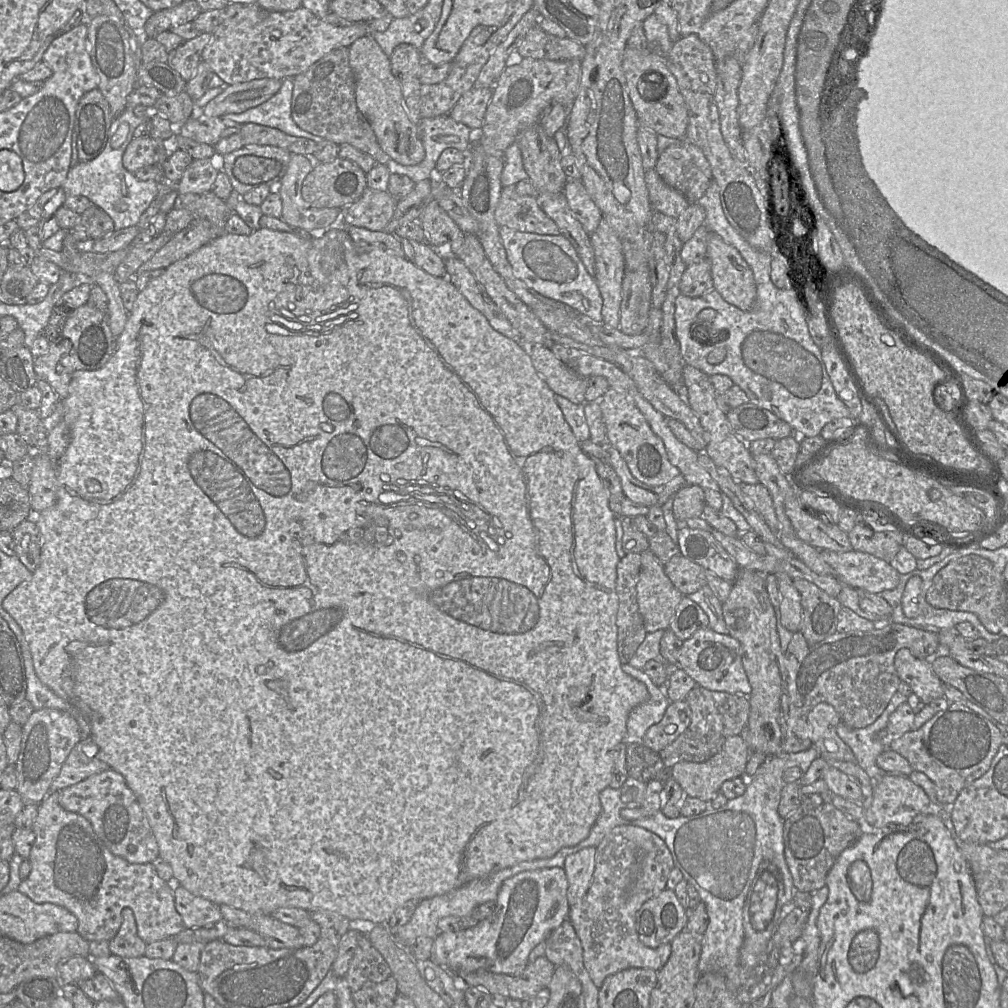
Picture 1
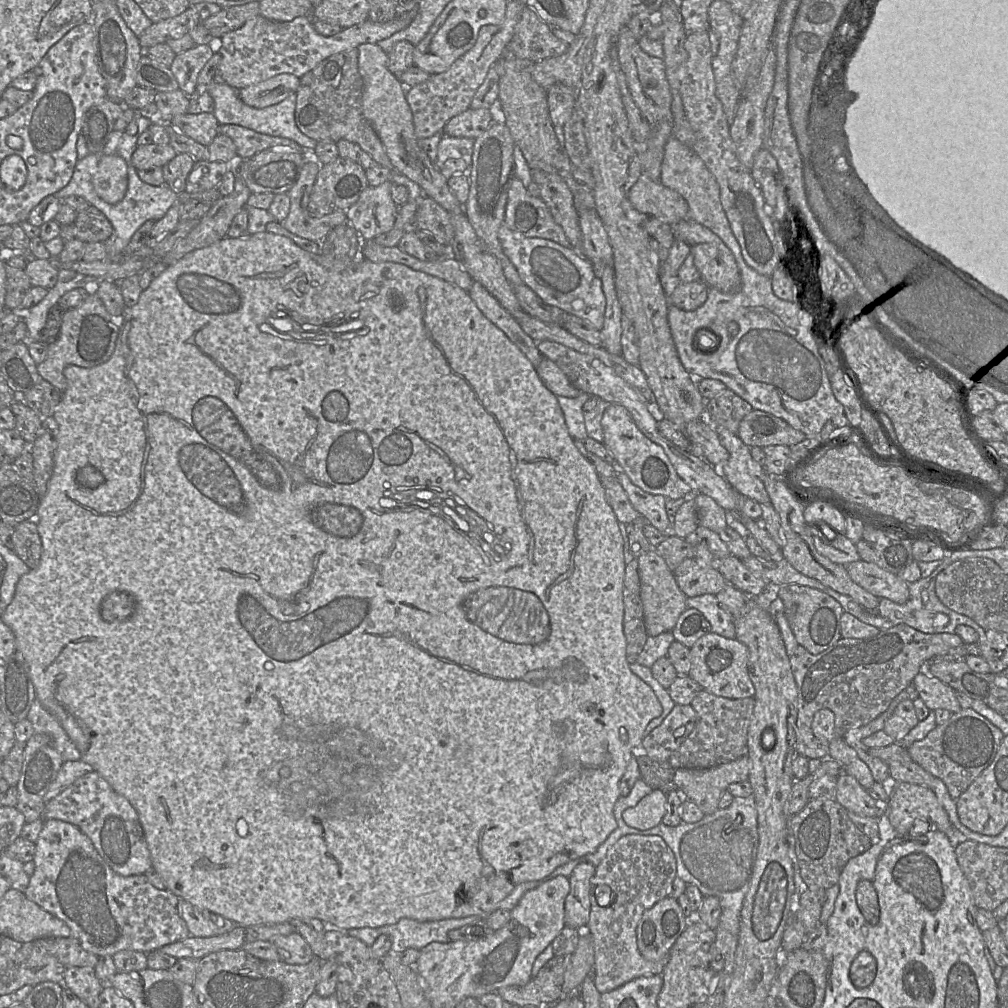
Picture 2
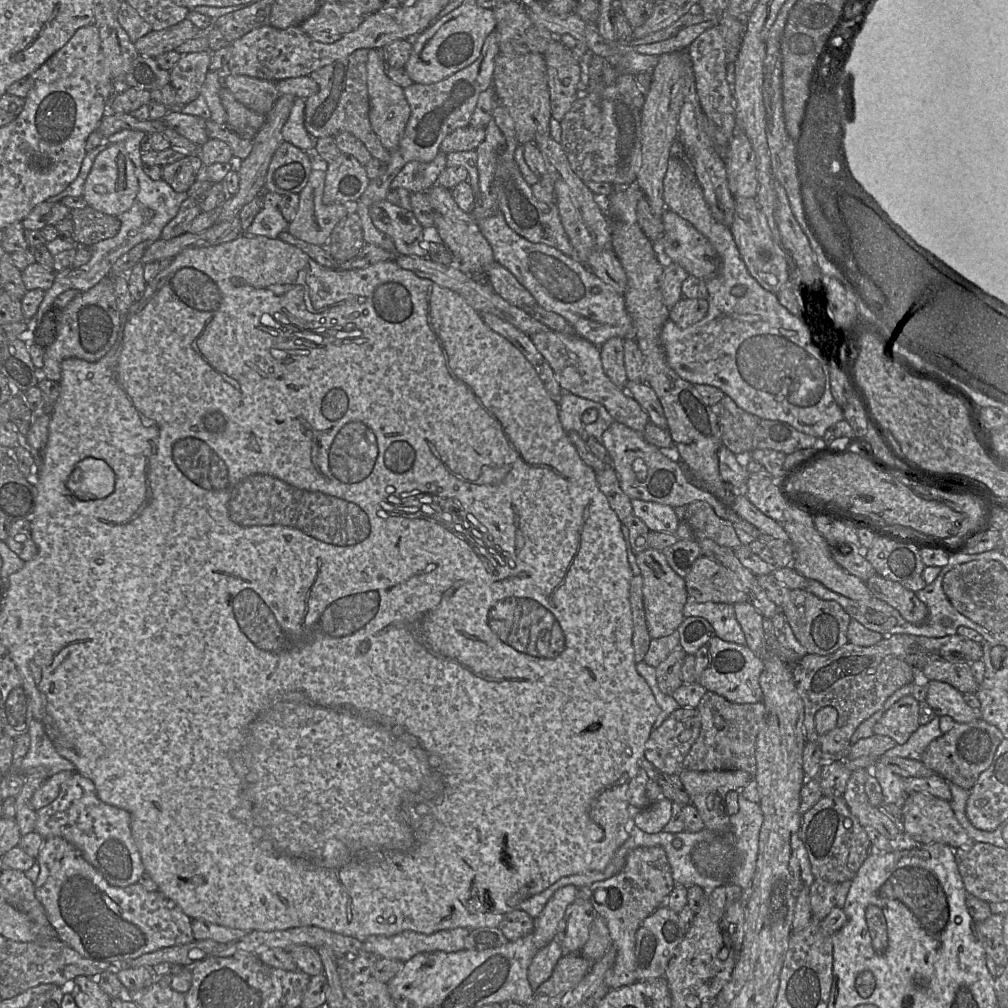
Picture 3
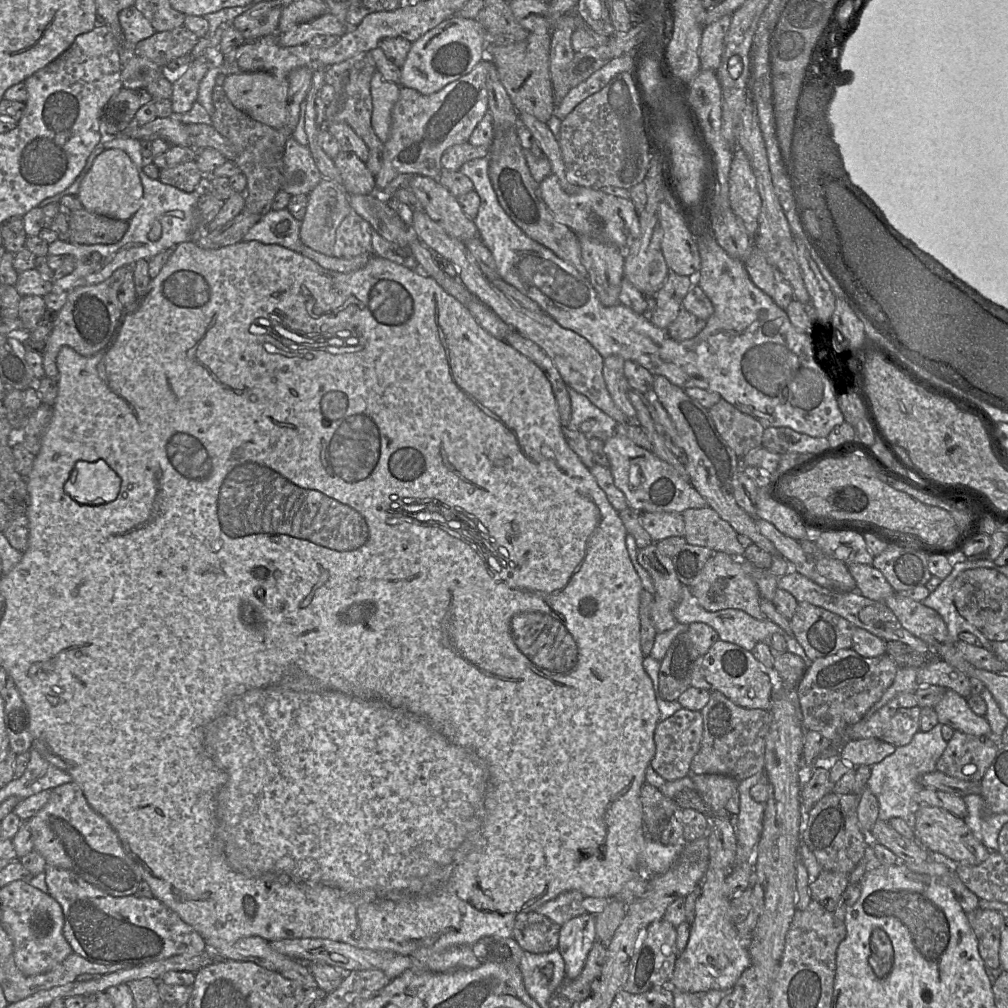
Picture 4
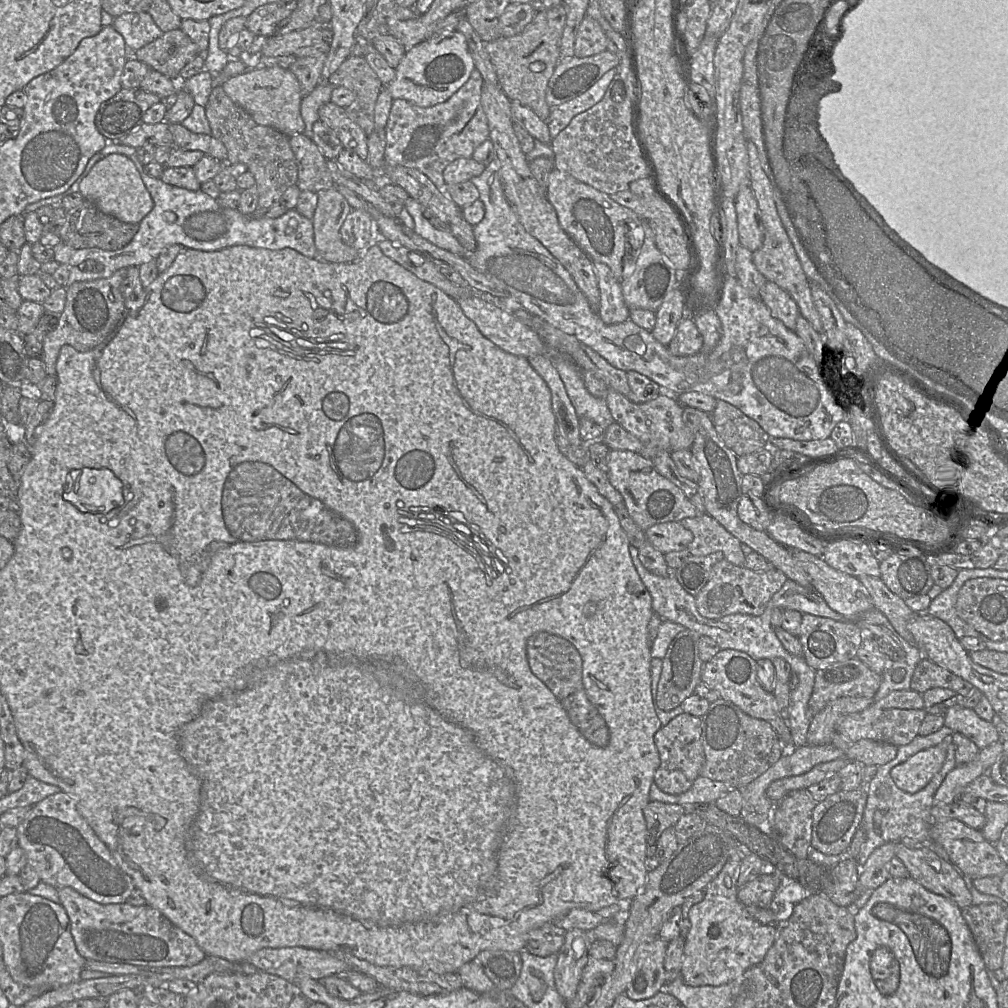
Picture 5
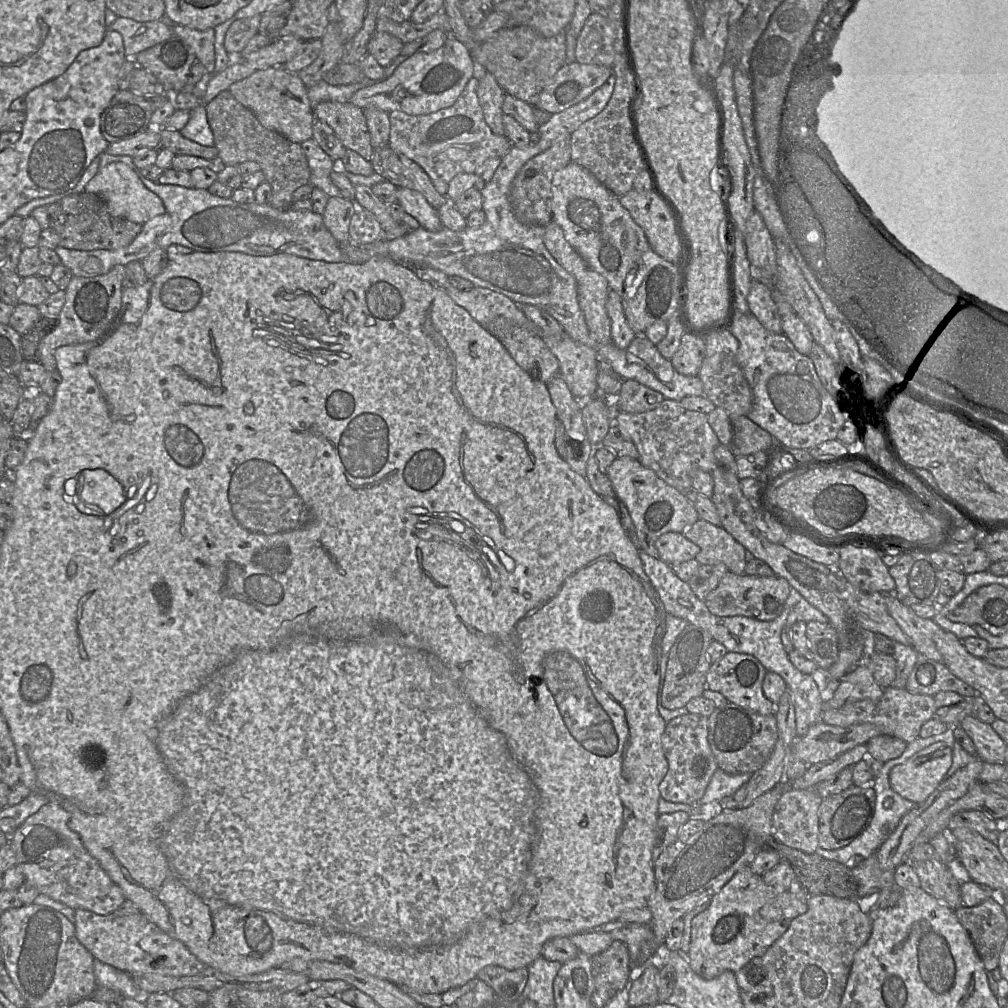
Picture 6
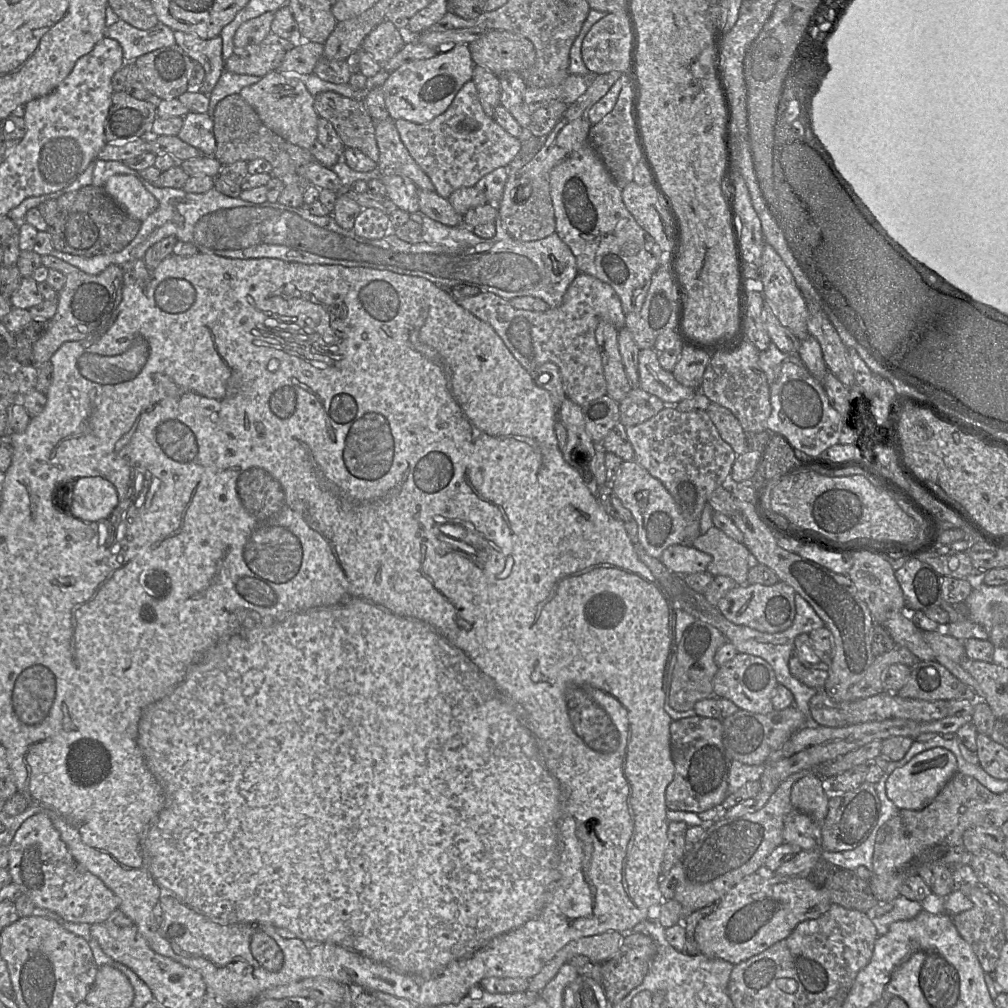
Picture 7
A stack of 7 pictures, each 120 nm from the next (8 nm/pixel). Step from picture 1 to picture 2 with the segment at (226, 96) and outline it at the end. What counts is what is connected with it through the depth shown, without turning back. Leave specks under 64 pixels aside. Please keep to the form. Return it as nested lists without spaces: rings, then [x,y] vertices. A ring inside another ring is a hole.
[[[283,73],[271,77],[265,81],[247,86],[238,90],[240,99],[248,106],[255,108],[265,108],[278,104],[286,99],[291,94],[296,94],[296,91],[300,85],[300,78],[292,74]]]

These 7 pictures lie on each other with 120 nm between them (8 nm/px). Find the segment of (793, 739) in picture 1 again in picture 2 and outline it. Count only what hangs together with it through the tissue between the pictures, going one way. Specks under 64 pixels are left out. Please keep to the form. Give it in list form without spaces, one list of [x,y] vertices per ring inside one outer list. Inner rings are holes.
[[[898,624],[867,638],[841,638],[816,655],[798,645],[789,657],[798,692],[797,755],[808,759],[832,759],[829,758],[829,742],[817,738],[812,730],[817,711],[823,708],[832,710],[835,714],[835,733],[843,737],[850,729],[864,726],[883,713],[934,656],[963,643],[956,633],[926,634],[907,624]]]

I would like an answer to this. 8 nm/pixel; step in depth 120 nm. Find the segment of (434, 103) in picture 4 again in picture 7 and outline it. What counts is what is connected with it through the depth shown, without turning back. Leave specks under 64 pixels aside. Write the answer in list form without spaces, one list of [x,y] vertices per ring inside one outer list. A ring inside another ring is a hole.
[[[473,81],[466,82],[448,109],[431,121],[417,124],[404,119],[397,119],[394,124],[410,156],[431,180],[434,191],[446,199],[460,188],[475,186],[482,177],[493,170],[500,167],[506,168],[518,155],[522,146],[518,138],[508,134],[492,117],[483,112]]]

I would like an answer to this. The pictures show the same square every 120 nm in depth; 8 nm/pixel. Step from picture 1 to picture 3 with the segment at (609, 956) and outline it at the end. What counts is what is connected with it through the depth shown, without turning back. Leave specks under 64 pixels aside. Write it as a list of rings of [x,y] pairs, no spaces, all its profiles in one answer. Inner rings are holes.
[[[654,846],[633,849],[617,874],[589,886],[589,900],[596,914],[606,920],[611,945],[617,952],[614,965],[605,975],[605,983],[610,990],[637,982],[635,957],[637,930],[645,918],[665,904],[674,885],[664,849]]]

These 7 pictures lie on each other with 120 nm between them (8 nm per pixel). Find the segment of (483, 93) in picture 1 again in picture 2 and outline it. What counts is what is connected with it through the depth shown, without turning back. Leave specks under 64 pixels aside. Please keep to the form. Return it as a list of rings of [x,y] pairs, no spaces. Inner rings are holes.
[[[468,108],[461,114],[451,118],[443,129],[443,134],[459,138],[476,139],[492,124],[490,109]]]

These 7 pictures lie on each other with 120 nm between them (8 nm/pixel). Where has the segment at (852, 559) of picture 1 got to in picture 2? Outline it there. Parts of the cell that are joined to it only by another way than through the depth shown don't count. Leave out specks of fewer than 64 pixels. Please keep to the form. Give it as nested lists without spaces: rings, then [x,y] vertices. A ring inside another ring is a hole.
[[[861,559],[845,567],[855,583],[876,597],[884,597],[897,604],[904,604],[908,601],[908,583],[896,574]]]

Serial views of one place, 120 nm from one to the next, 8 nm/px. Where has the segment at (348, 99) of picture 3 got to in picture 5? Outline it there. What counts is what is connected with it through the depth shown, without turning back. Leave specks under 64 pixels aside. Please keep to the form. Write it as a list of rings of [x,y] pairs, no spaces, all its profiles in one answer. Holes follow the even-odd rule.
[[[352,54],[330,75],[328,83],[333,87],[344,87],[355,93],[355,100],[345,110],[369,136],[375,129],[375,104],[384,85],[364,55]]]

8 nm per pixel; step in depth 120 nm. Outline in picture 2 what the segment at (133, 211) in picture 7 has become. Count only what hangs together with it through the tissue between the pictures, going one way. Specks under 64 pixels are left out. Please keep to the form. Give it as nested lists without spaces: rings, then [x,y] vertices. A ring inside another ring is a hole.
[[[116,155],[104,157],[93,175],[93,186],[97,195],[105,202],[120,202],[128,188],[126,162]]]

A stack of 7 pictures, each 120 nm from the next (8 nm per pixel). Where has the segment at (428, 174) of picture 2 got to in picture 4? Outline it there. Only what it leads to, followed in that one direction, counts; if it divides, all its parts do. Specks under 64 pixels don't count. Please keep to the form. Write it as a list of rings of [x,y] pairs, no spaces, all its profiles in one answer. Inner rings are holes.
[[[376,70],[371,80],[372,127],[378,138],[385,143],[389,137],[392,109],[399,98],[401,86],[384,79]]]

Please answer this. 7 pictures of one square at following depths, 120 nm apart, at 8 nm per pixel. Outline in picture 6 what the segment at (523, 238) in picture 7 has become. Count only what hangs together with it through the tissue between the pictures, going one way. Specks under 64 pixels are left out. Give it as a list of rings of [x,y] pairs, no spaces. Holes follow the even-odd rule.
[[[570,136],[557,138],[547,150],[527,161],[514,178],[509,201],[516,219],[533,226],[546,226],[553,221],[551,182],[553,174],[571,163]]]

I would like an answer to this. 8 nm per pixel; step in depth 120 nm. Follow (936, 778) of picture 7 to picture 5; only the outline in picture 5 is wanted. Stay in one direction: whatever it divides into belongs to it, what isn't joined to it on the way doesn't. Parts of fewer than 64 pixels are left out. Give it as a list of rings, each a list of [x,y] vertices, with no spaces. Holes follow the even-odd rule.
[[[941,746],[922,750],[895,766],[890,772],[891,777],[899,789],[911,794],[916,793],[940,771],[946,754],[946,750]]]

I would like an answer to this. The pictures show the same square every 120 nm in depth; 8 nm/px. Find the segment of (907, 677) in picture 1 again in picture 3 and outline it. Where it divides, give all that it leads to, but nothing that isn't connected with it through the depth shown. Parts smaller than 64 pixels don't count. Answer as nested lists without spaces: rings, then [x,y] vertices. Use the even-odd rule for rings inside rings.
[[[927,681],[925,702],[936,716],[948,715],[957,723],[968,723],[980,718],[979,709],[971,708],[964,701],[963,694],[945,682]]]

